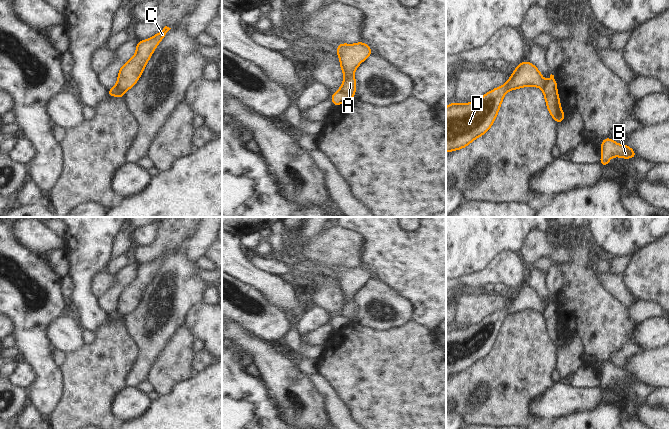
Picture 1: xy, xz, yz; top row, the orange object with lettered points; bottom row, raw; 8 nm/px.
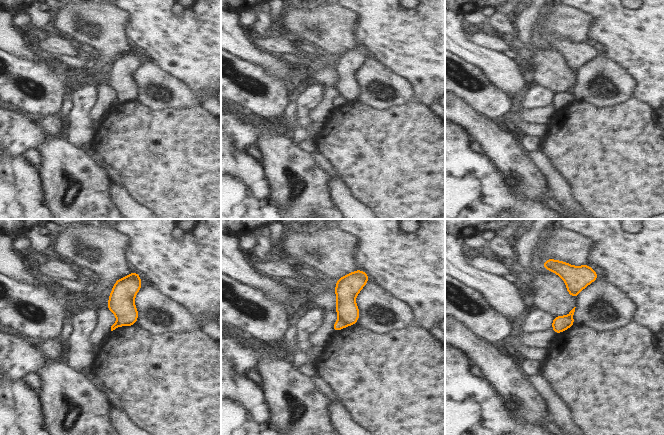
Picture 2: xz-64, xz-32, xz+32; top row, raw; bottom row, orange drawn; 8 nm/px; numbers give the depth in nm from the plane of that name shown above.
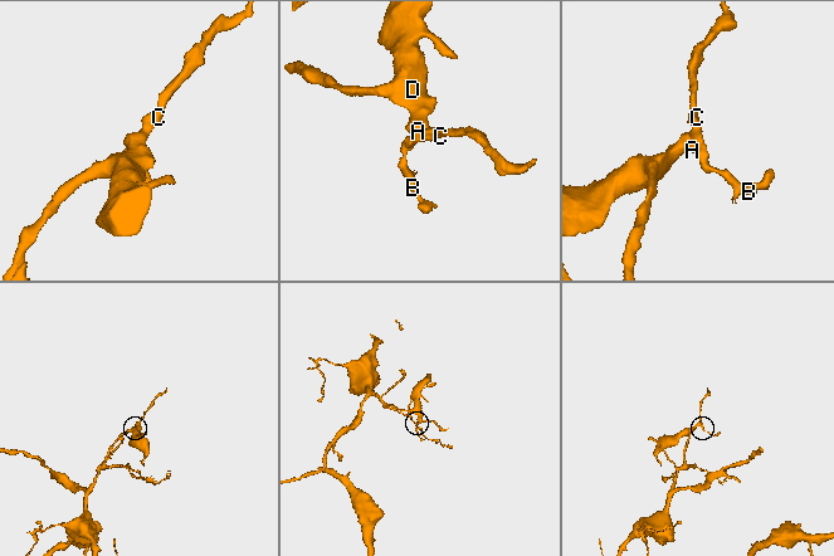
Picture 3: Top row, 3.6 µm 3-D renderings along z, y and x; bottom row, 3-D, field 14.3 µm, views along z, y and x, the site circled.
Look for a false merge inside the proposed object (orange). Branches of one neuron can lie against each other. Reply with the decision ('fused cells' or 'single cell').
fused cells

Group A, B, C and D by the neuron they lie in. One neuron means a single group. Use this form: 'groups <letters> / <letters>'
groups A C D / B

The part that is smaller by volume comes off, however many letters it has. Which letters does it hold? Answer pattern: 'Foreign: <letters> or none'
Foreign: B.

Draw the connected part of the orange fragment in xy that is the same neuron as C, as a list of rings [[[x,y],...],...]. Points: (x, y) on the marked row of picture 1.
[[[165,26],[161,32],[155,34],[150,39],[138,41],[136,54],[128,62],[123,64],[118,71],[116,86],[124,93],[137,83],[155,48],[170,29],[171,28]]]

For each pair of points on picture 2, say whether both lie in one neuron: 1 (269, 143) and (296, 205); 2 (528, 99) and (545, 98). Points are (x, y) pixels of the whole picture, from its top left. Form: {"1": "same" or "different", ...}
{"1": "same", "2": "same"}

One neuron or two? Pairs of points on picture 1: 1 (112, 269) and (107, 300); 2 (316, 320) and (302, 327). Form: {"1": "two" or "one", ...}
{"1": "two", "2": "one"}

